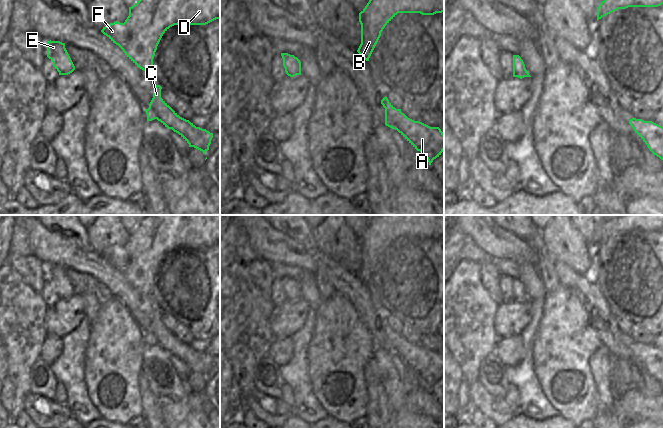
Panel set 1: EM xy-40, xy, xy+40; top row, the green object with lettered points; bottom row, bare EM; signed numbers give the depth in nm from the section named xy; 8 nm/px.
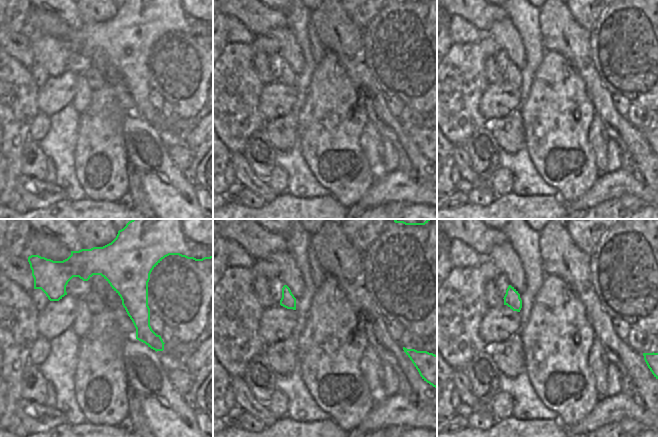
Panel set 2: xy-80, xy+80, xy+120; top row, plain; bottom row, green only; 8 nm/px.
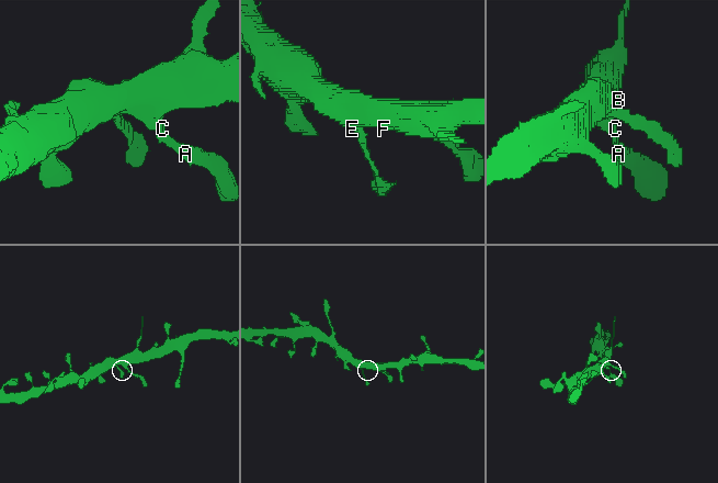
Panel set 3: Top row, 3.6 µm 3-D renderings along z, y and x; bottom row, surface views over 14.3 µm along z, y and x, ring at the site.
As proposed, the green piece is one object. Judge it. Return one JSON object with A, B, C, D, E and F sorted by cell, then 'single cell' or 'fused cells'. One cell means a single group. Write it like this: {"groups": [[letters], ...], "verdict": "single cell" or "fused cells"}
{"groups": [["A", "B", "C", "D", "E", "F"]], "verdict": "single cell"}

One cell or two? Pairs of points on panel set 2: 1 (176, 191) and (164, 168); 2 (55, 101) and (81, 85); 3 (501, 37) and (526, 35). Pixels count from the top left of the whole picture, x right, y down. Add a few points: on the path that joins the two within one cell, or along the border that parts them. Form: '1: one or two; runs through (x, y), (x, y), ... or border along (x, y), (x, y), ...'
1: one; runs through (172, 185), (172, 182), (165, 174)
2: two; border along (78, 75), (75, 95), (71, 104)
3: two; border along (508, 16), (521, 40), (526, 59)

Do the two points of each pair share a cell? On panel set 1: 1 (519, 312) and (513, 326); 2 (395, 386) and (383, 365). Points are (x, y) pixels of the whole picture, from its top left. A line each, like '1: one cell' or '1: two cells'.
1: one cell
2: one cell

